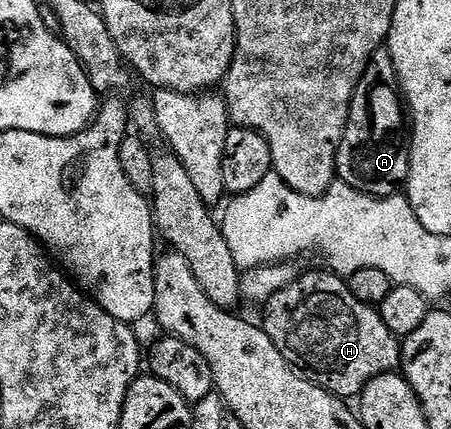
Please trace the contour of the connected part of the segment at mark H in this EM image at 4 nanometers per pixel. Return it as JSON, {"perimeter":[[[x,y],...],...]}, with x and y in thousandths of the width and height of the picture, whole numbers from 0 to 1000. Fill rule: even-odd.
{"perimeter":[[[745,634],[678,636],[667,646],[670,639],[627,674],[614,674],[585,711],[590,776],[647,858],[696,897],[725,907],[738,925],[778,930],[800,921],[829,879],[876,867],[889,853],[891,809],[885,788],[856,760],[845,727],[831,713],[798,706],[798,697],[780,688],[774,662]]]}

